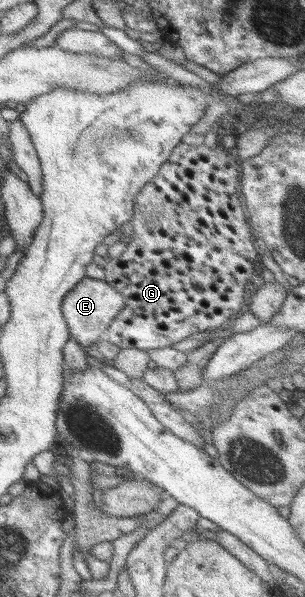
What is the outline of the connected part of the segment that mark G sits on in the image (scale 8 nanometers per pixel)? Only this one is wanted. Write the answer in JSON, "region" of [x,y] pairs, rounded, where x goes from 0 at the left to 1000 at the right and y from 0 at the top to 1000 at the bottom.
{"region":[[[590,238],[511,293],[462,313],[420,370],[433,377],[426,404],[410,407],[384,432],[348,434],[348,444],[334,447],[338,469],[400,496],[407,511],[325,570],[384,578],[390,585],[485,588],[731,548],[761,529],[810,521],[793,514],[803,481],[862,444],[790,338],[784,273],[757,253],[711,243],[692,250],[669,241]]]}

